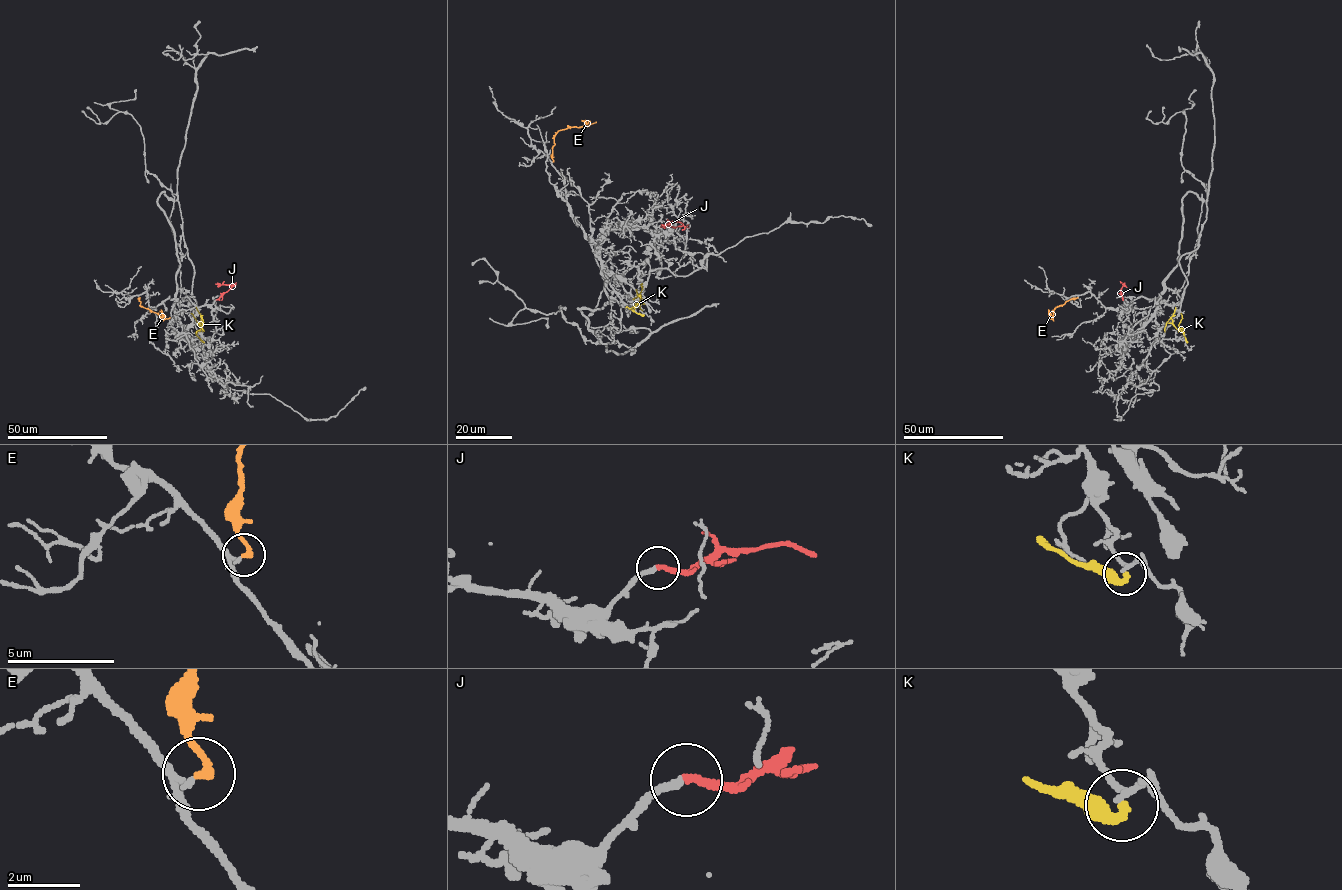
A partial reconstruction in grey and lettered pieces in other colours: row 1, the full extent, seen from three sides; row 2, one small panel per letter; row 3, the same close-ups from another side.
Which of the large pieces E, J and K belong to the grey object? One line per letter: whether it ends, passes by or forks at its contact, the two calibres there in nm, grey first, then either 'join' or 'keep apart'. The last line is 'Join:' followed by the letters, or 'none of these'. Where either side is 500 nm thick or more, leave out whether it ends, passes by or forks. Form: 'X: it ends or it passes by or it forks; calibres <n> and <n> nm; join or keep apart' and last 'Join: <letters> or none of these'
E: it ends; calibres 130 and 240 nm; keep apart
J: it ends; calibres 200 and 190 nm; join
K: it ends; calibres 160 and 360 nm; keep apart
Join: J

